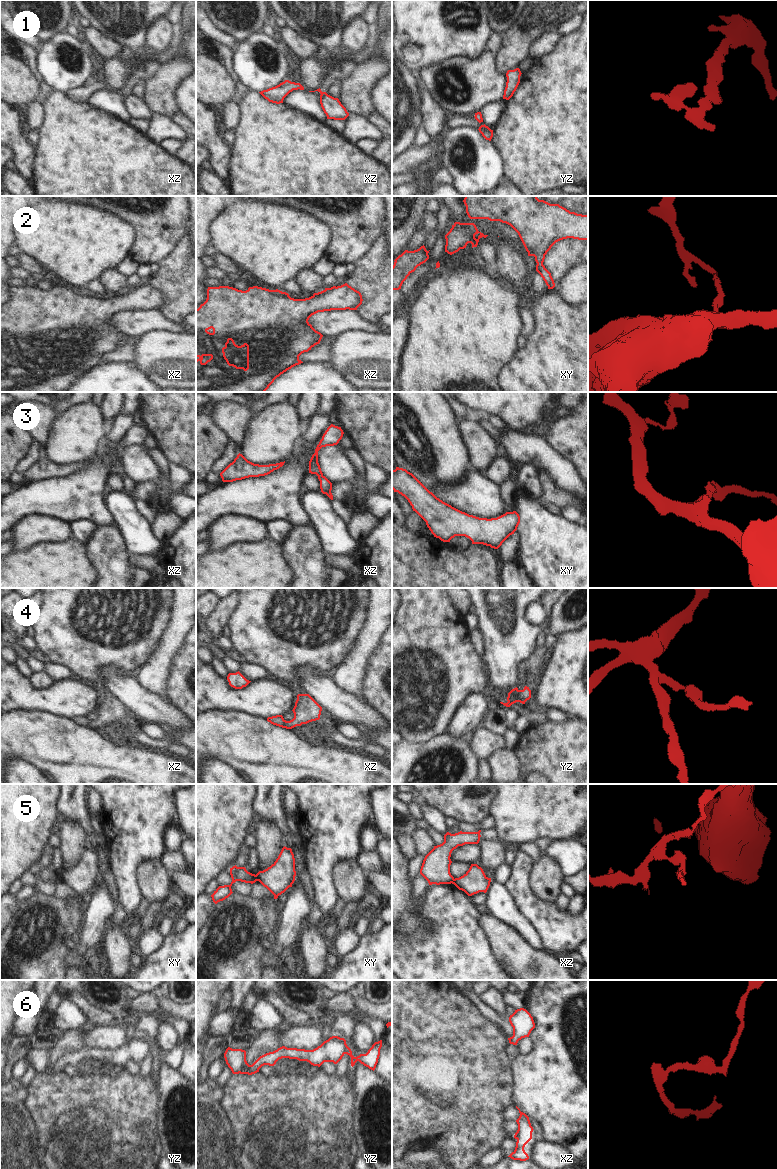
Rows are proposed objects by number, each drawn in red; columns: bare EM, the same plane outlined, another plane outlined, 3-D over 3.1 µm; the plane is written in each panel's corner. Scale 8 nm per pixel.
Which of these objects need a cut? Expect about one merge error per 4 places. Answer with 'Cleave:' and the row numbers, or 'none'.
Cleave: 5

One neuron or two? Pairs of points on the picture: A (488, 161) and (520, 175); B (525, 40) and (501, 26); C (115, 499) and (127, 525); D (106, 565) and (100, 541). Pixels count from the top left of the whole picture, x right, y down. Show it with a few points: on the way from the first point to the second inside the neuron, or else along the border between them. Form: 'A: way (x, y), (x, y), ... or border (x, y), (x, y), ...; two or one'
A: border (494, 147), (503, 162), (505, 177); two
B: border (523, 12), (519, 19), (503, 33); two
C: way (121, 505), (127, 514), (127, 519); one
D: way (106, 559), (106, 547); one

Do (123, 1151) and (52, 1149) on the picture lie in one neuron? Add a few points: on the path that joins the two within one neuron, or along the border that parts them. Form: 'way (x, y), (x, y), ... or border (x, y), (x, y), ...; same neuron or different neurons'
way (105, 1151), (70, 1150); same neuron

